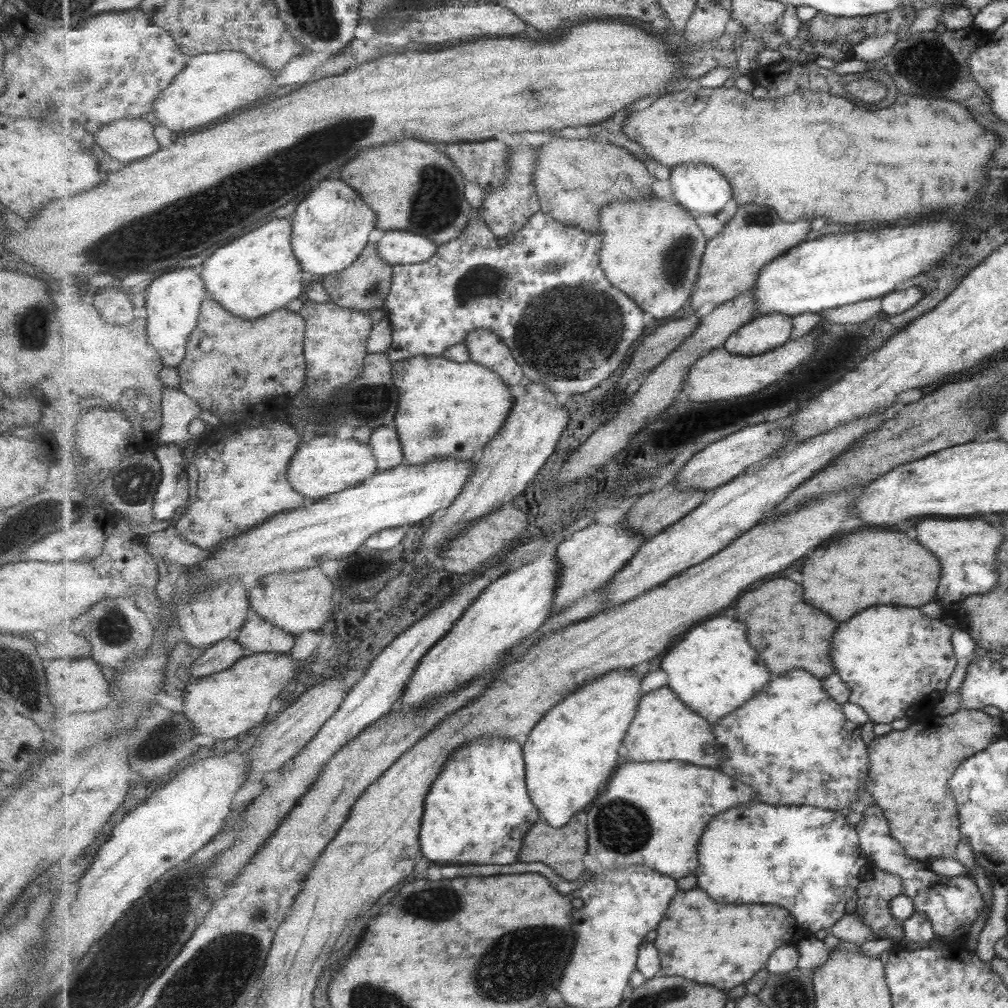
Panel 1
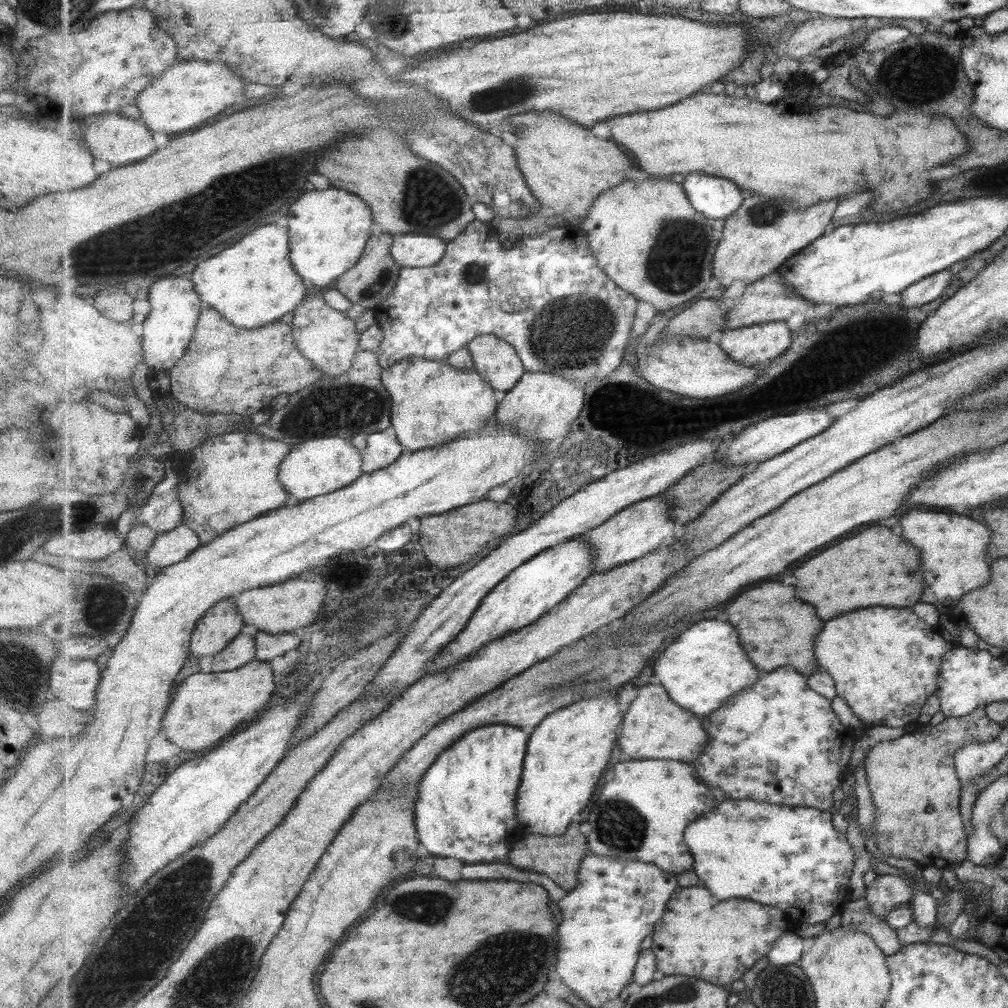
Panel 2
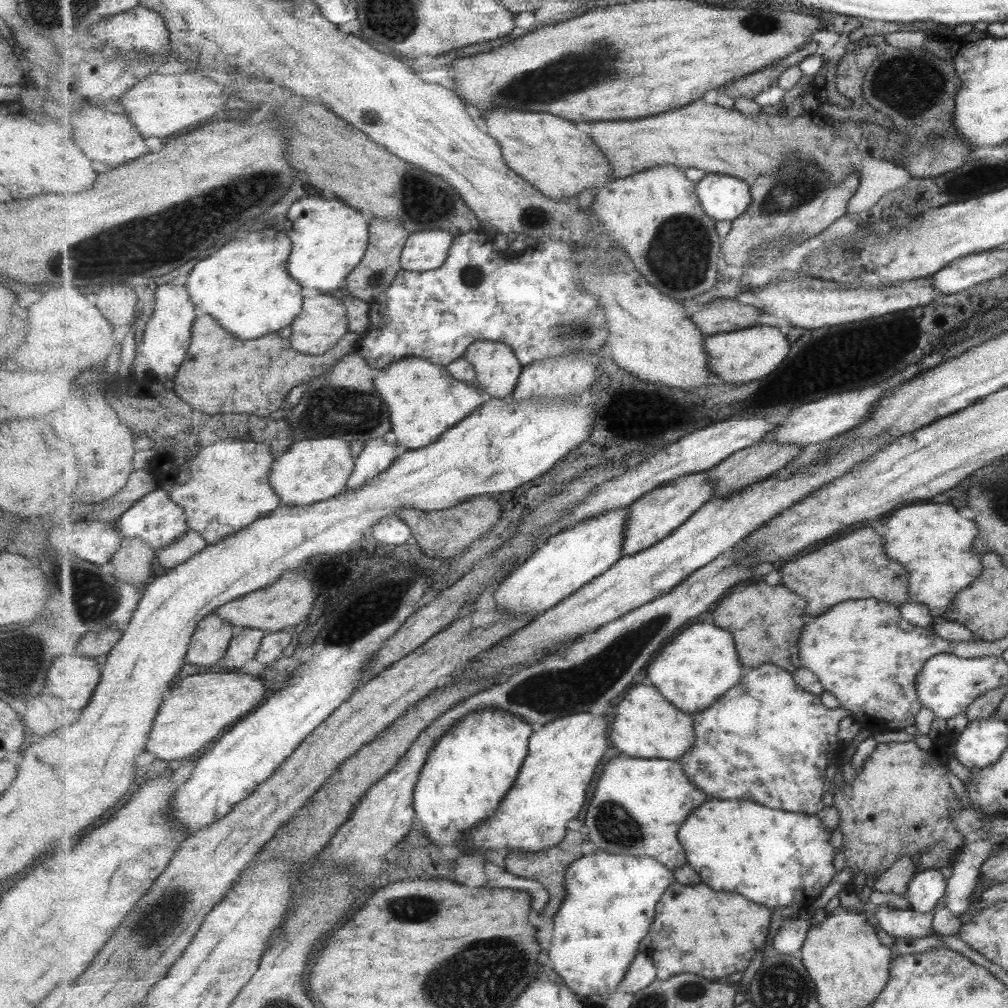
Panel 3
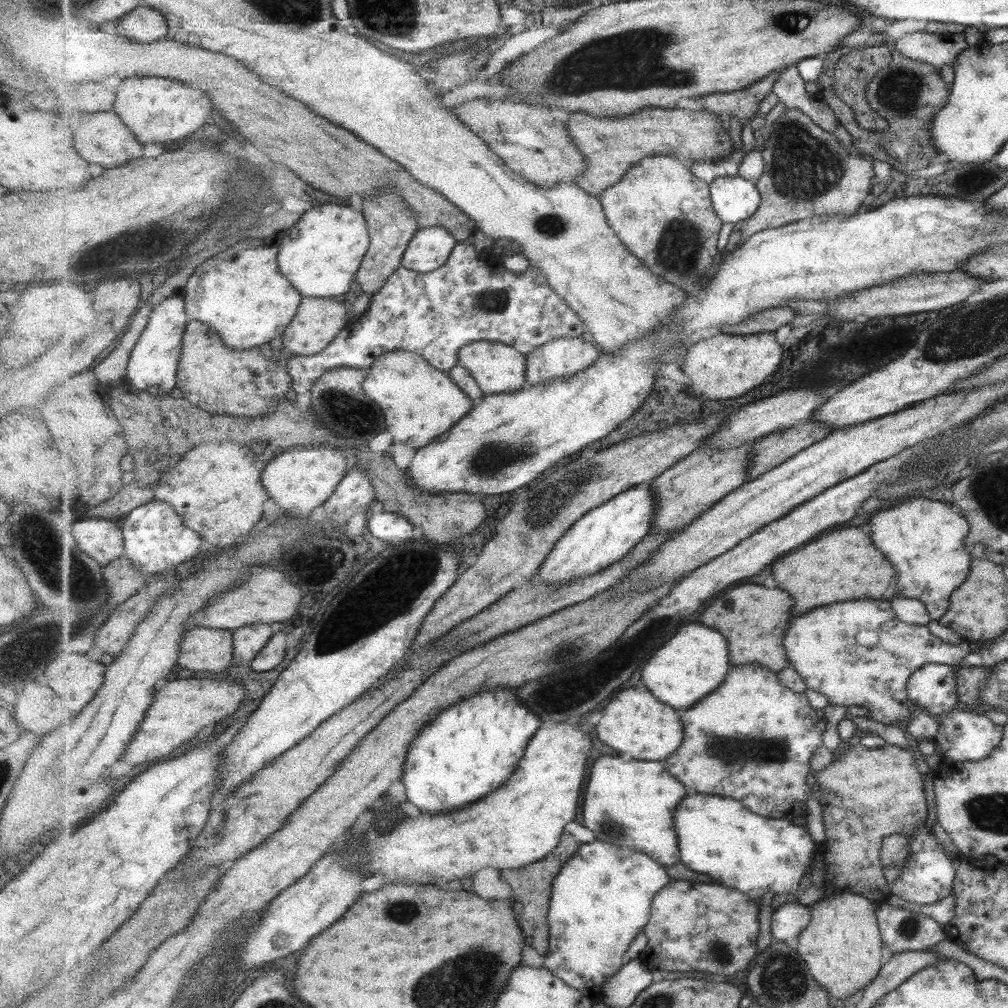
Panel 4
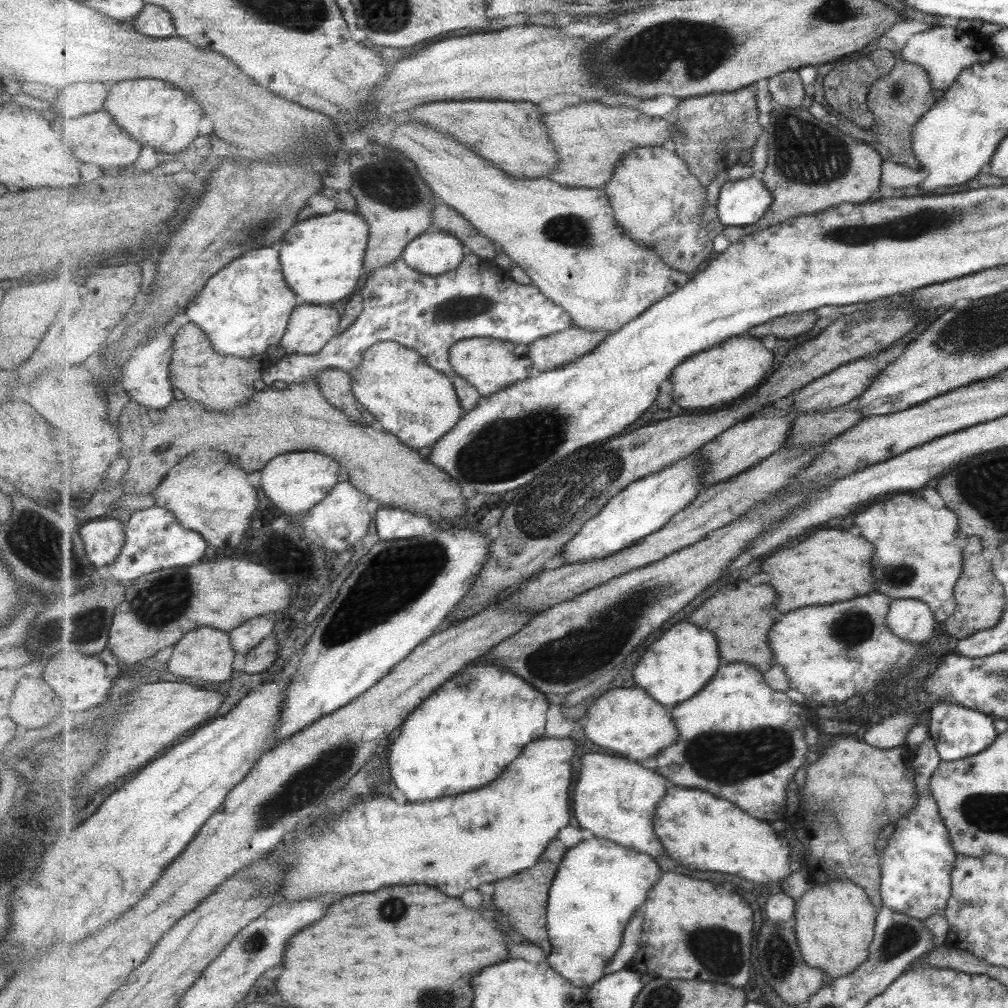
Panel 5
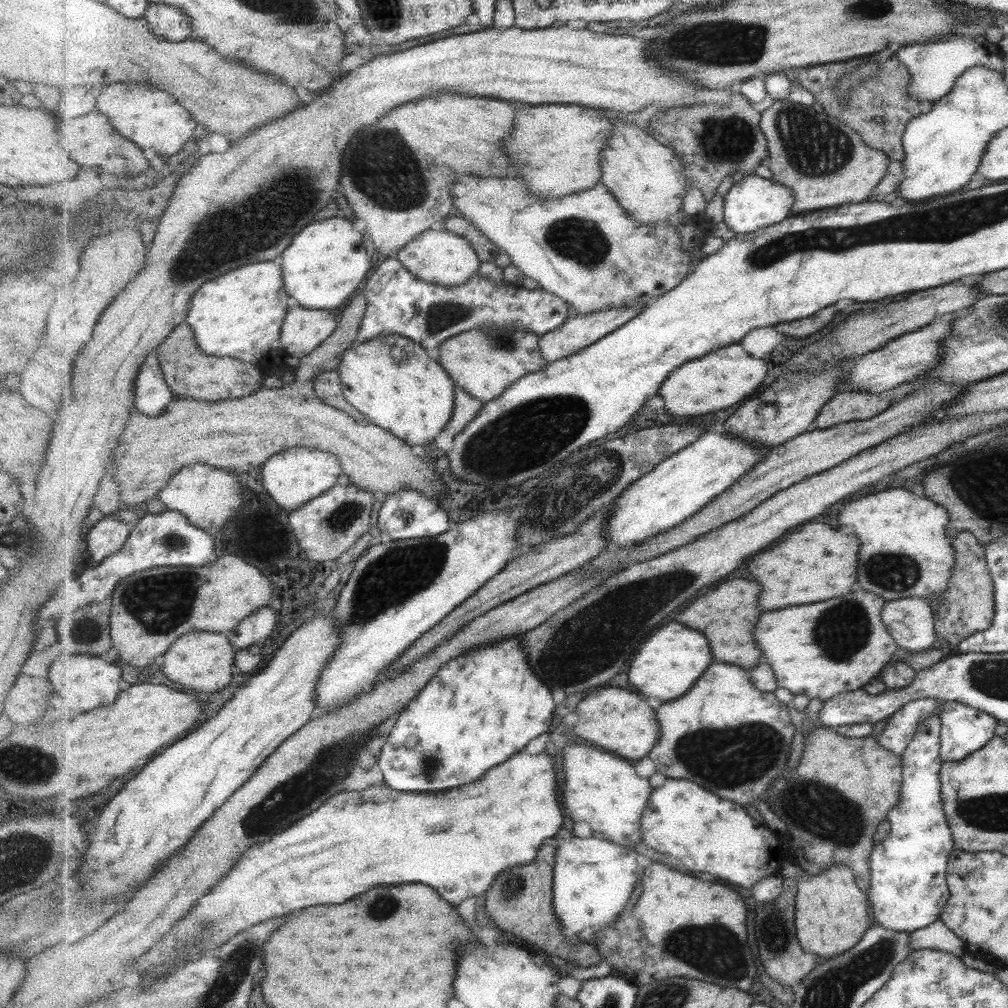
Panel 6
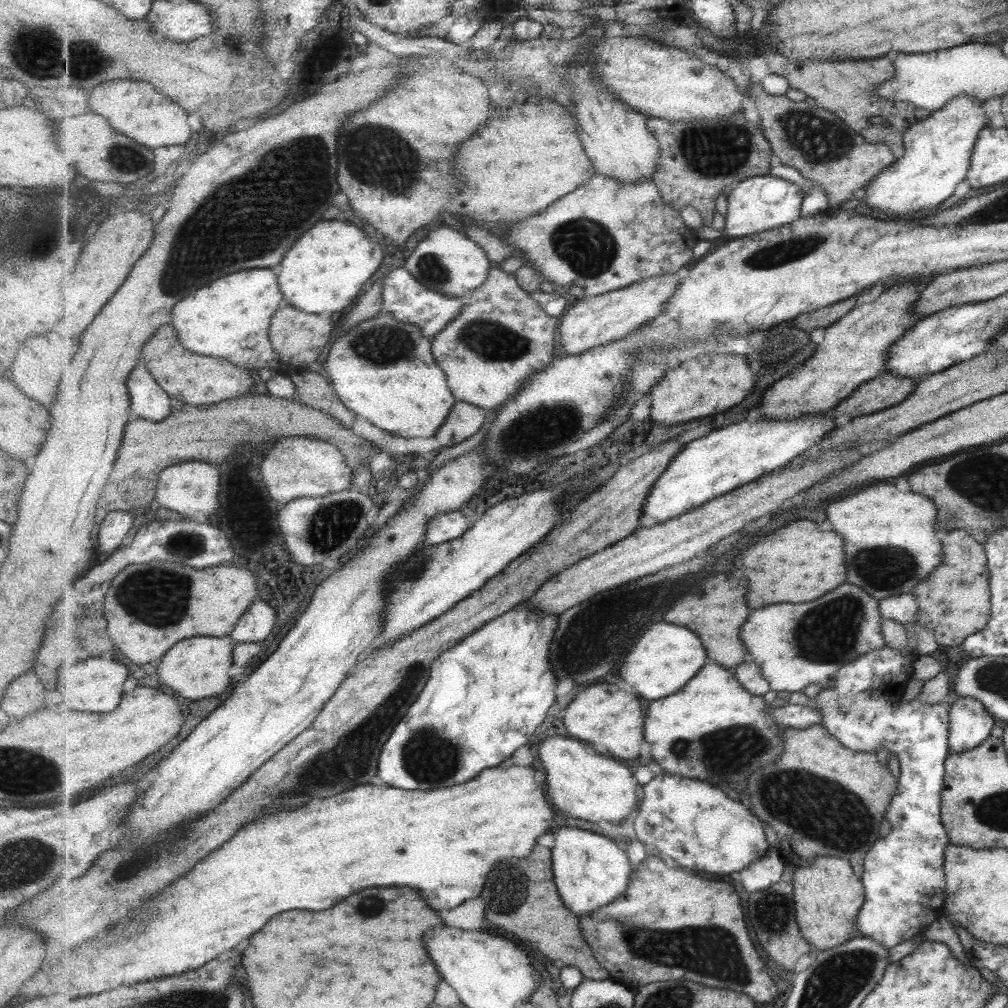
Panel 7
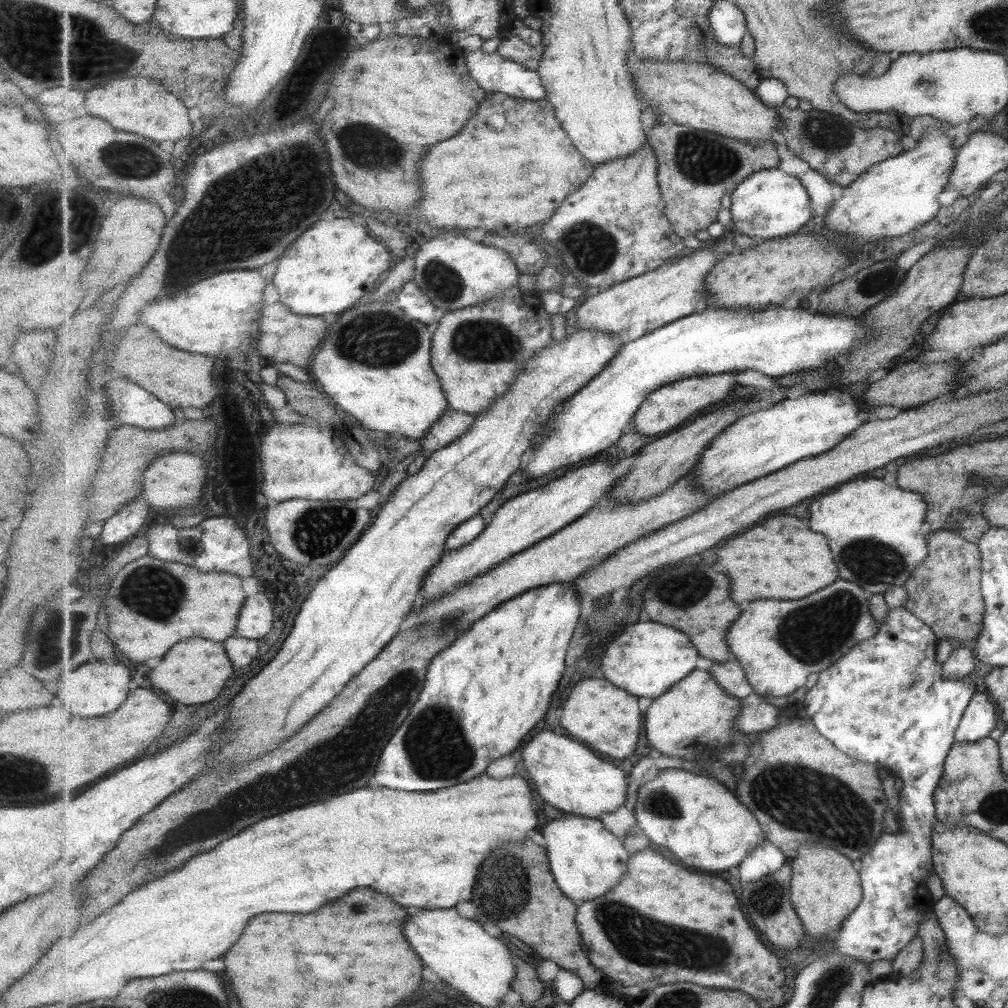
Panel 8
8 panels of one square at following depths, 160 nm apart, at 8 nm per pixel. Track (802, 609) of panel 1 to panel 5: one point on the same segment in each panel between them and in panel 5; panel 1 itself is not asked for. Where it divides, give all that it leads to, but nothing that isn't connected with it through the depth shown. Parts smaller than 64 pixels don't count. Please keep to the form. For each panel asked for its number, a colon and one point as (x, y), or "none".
2: (778, 629)
3: (770, 617)
4: (755, 620)
5: (740, 615)

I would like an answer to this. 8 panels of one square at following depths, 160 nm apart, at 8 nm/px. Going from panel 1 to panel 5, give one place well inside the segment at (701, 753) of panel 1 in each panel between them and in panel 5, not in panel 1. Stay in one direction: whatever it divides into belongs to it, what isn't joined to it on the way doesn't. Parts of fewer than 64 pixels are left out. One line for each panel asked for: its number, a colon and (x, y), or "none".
2: (656, 728)
3: (648, 726)
4: (636, 722)
5: (627, 720)

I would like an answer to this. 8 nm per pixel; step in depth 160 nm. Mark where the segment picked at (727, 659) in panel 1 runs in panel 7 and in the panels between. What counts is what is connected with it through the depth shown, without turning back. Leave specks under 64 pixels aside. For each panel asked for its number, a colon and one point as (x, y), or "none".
2: (706, 666)
3: (702, 664)
4: (696, 662)
5: (678, 667)
6: (677, 645)
7: (669, 657)

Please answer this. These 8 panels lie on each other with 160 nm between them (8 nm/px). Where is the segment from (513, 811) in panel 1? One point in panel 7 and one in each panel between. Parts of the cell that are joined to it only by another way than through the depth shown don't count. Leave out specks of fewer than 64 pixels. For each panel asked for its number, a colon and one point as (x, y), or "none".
2: (467, 806)
3: (470, 772)
4: (472, 749)
5: (462, 738)
6: (480, 710)
7: (485, 698)

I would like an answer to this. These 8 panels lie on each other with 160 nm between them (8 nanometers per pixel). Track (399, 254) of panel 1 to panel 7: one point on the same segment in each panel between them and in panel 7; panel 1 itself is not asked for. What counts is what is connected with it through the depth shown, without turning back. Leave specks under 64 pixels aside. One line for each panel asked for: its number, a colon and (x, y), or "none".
2: (409, 250)
3: (427, 250)
4: (430, 249)
5: (435, 252)
6: (443, 257)
7: (447, 260)

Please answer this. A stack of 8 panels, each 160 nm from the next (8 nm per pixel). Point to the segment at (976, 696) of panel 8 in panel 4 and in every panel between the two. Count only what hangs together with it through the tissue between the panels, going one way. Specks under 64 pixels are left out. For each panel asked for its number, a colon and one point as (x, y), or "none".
4: (962, 737)
5: (957, 732)
6: (963, 730)
7: (969, 724)

